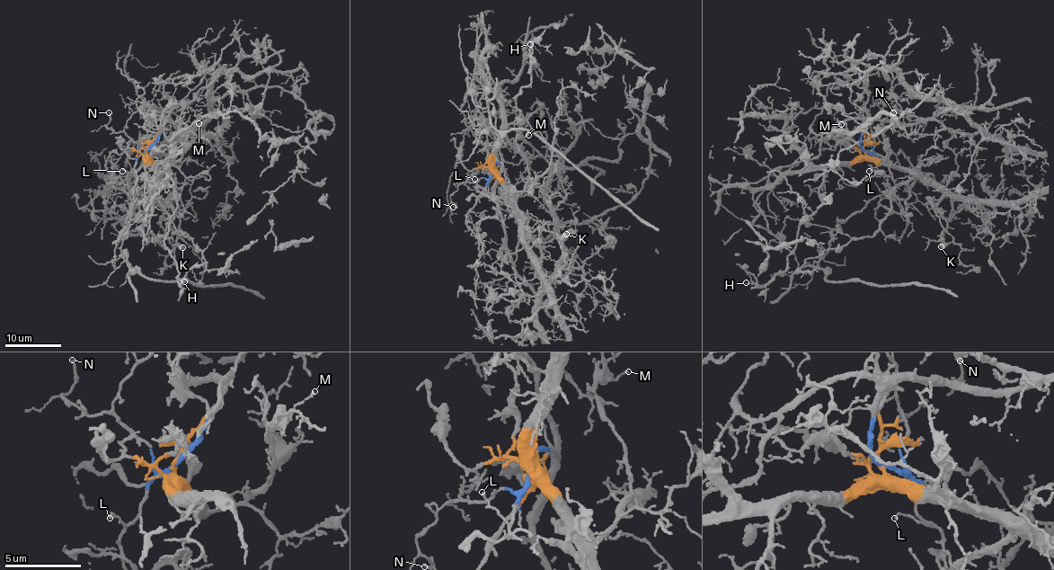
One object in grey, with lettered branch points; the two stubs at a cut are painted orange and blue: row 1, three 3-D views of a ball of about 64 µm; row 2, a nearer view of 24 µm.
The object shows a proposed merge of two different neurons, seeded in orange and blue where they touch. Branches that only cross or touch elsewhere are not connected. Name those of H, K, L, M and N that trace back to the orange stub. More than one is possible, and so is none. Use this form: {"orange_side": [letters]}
{"orange_side": ["H", "K", "M"]}

